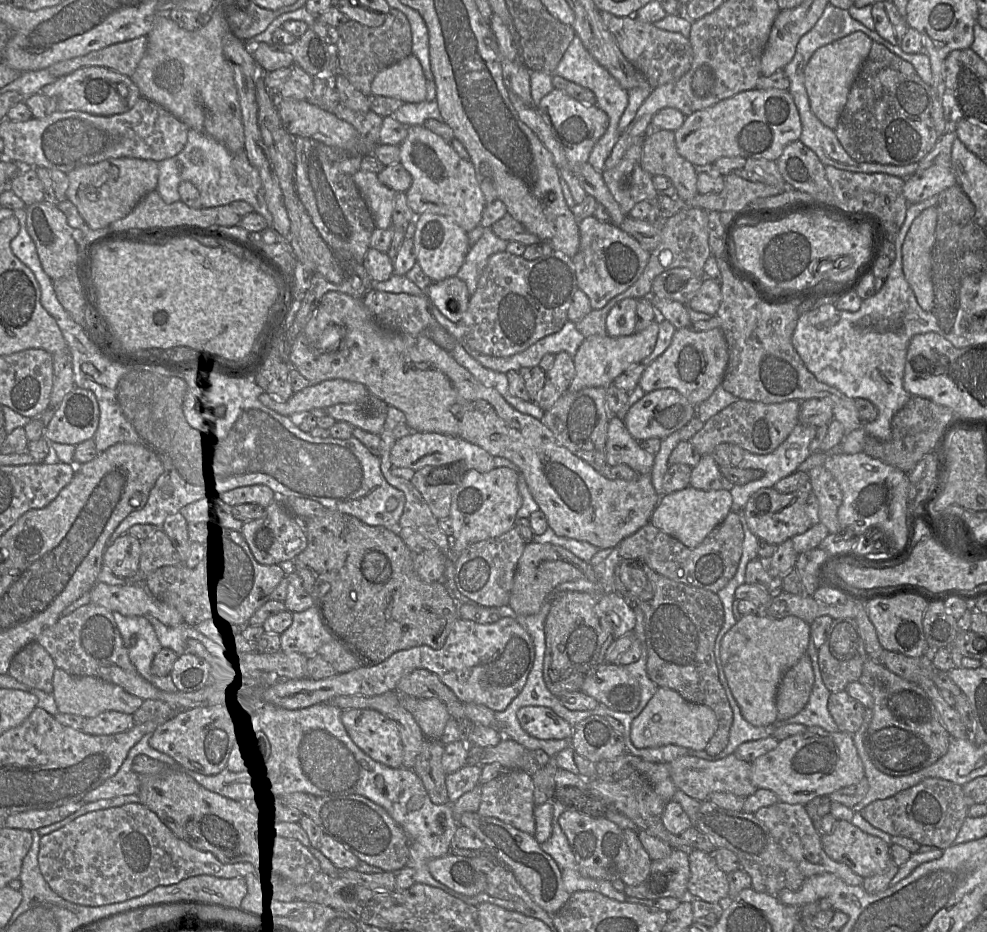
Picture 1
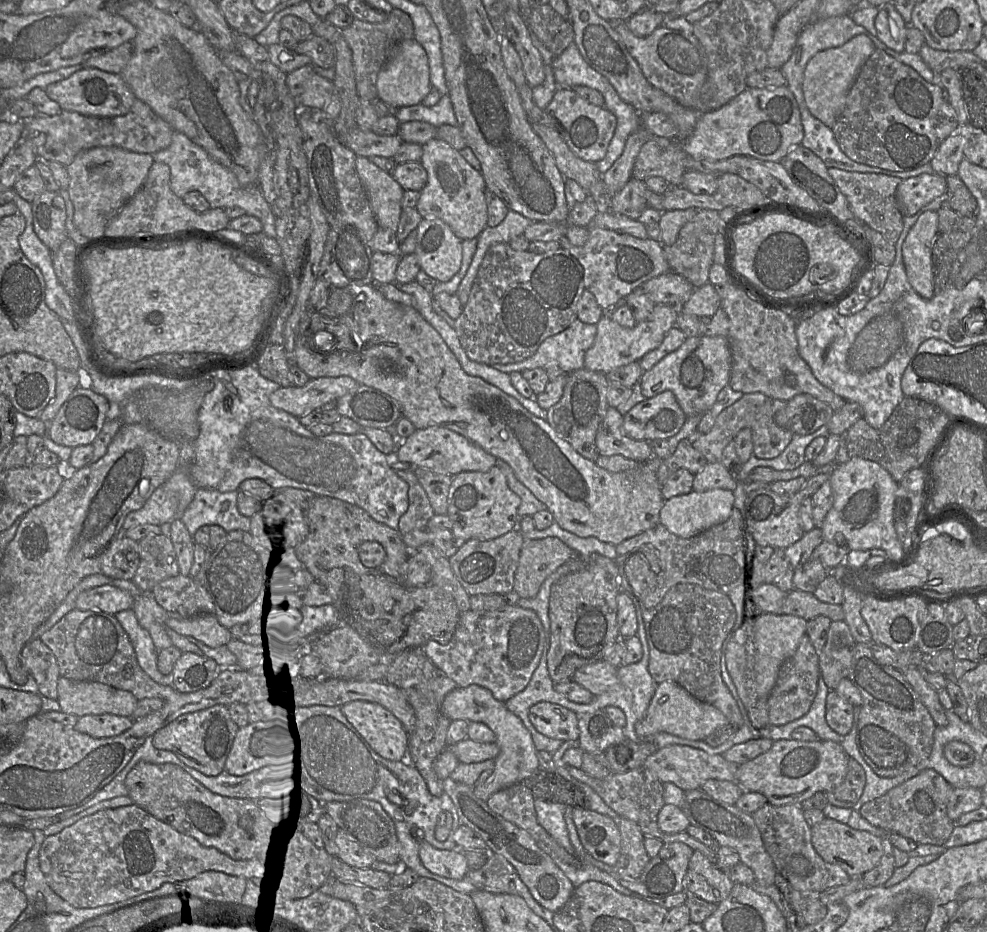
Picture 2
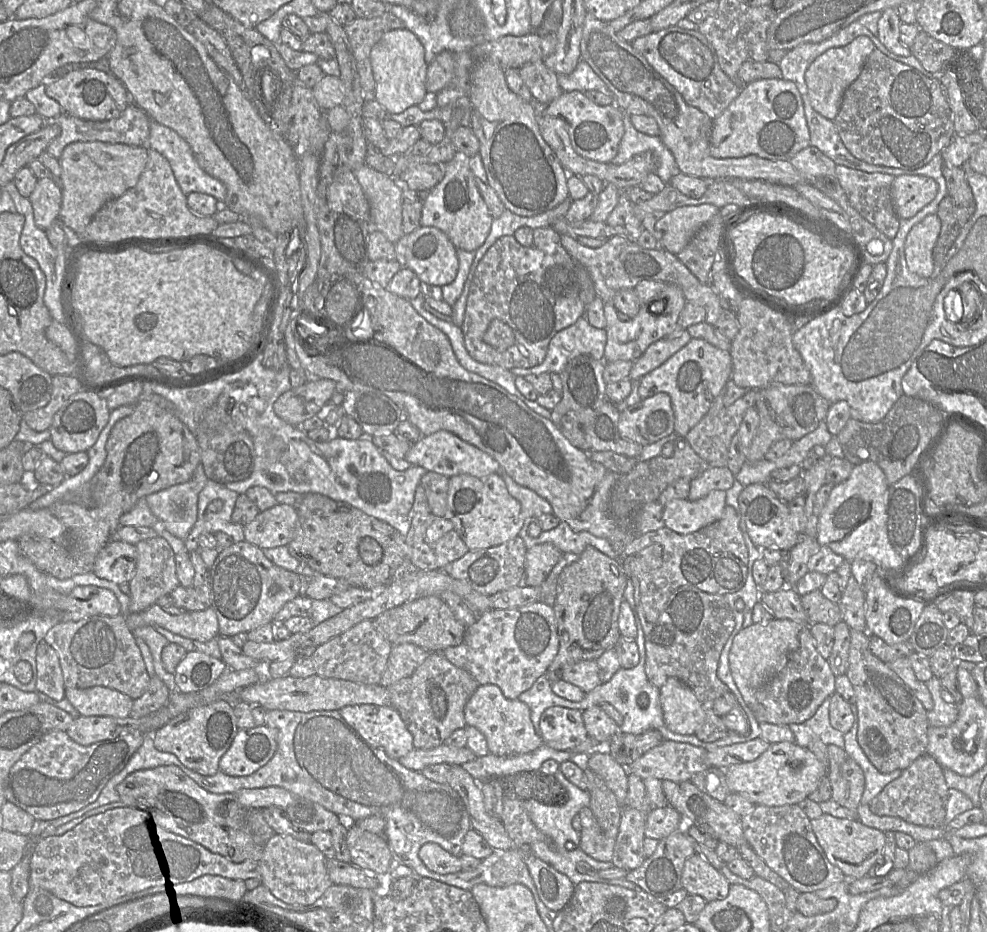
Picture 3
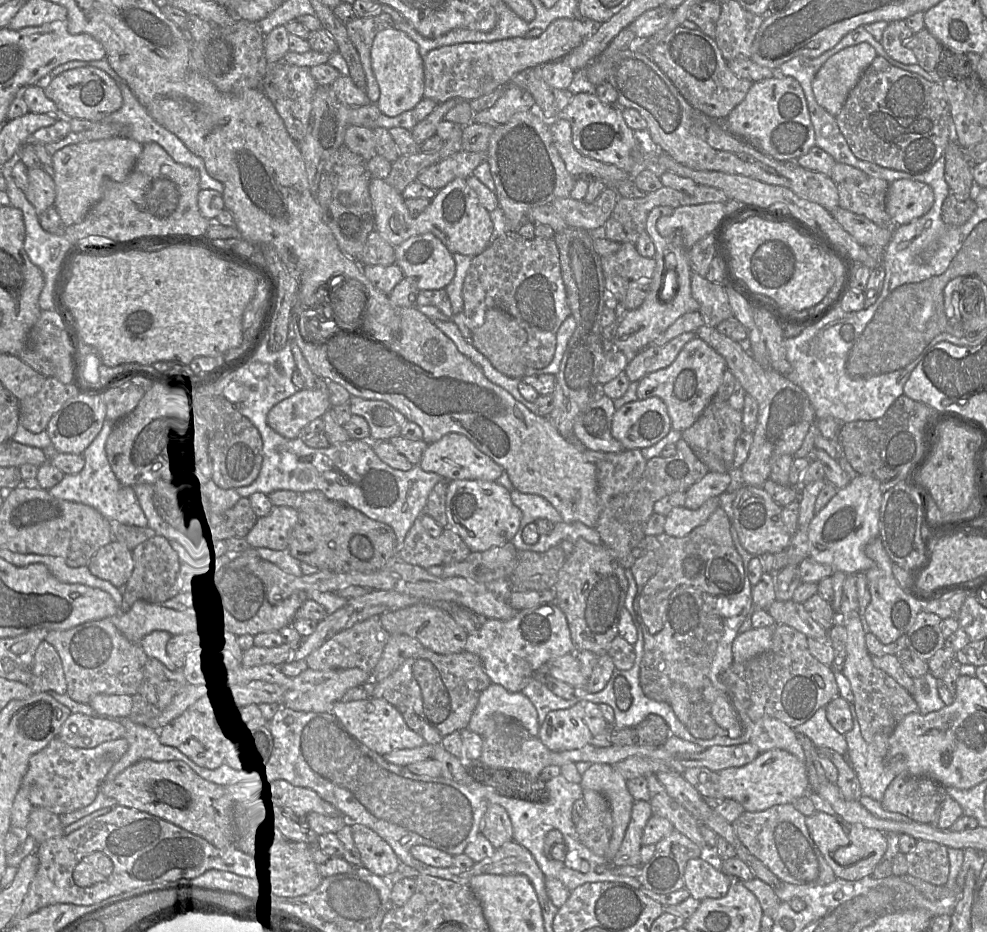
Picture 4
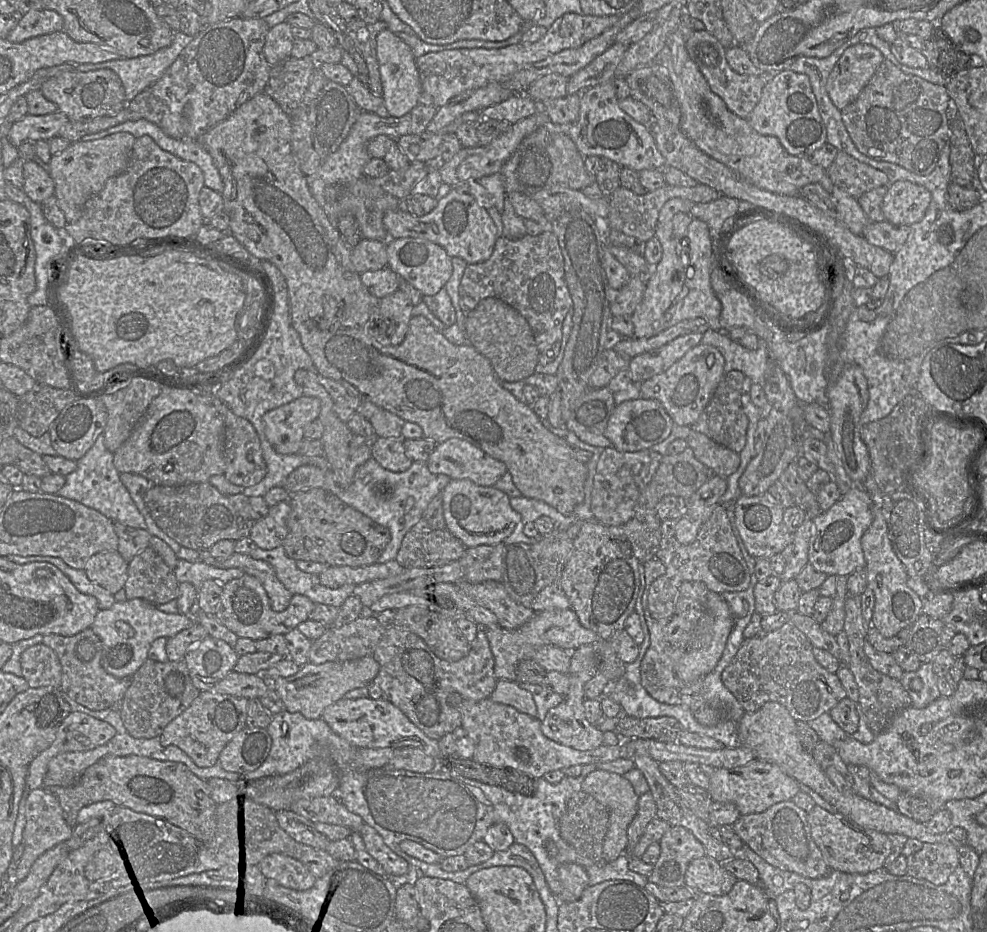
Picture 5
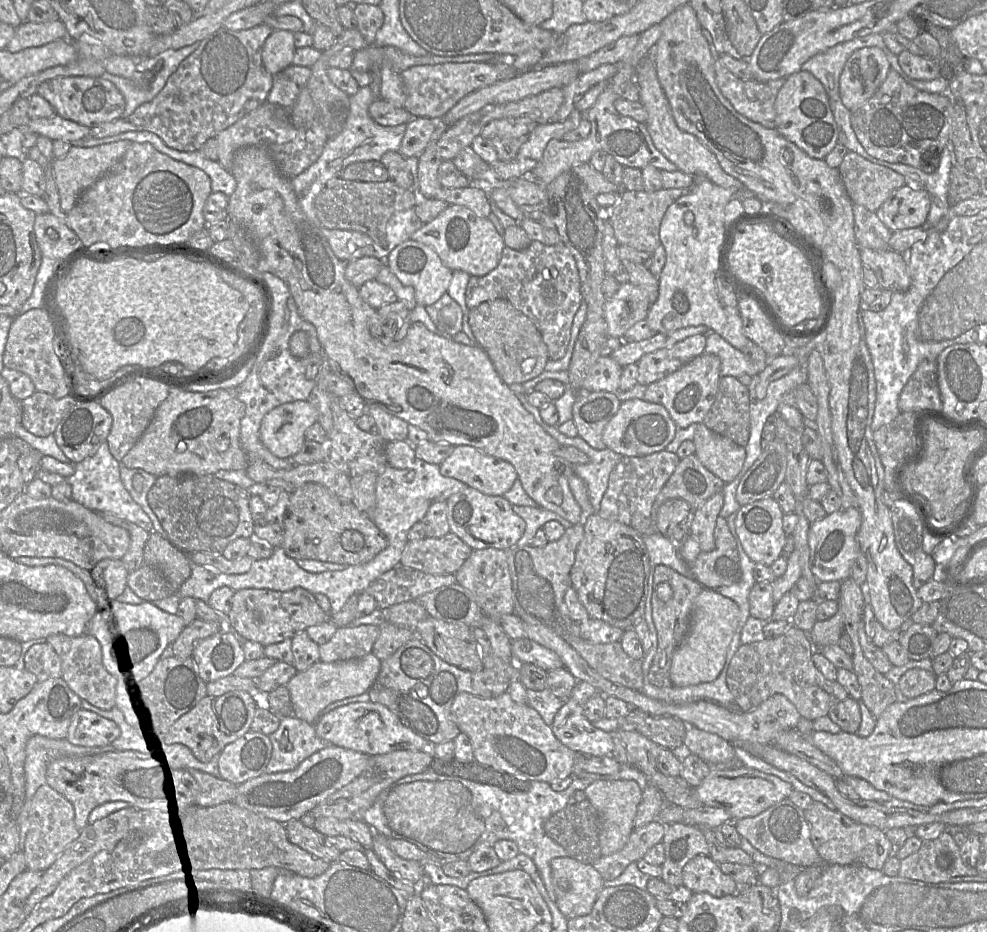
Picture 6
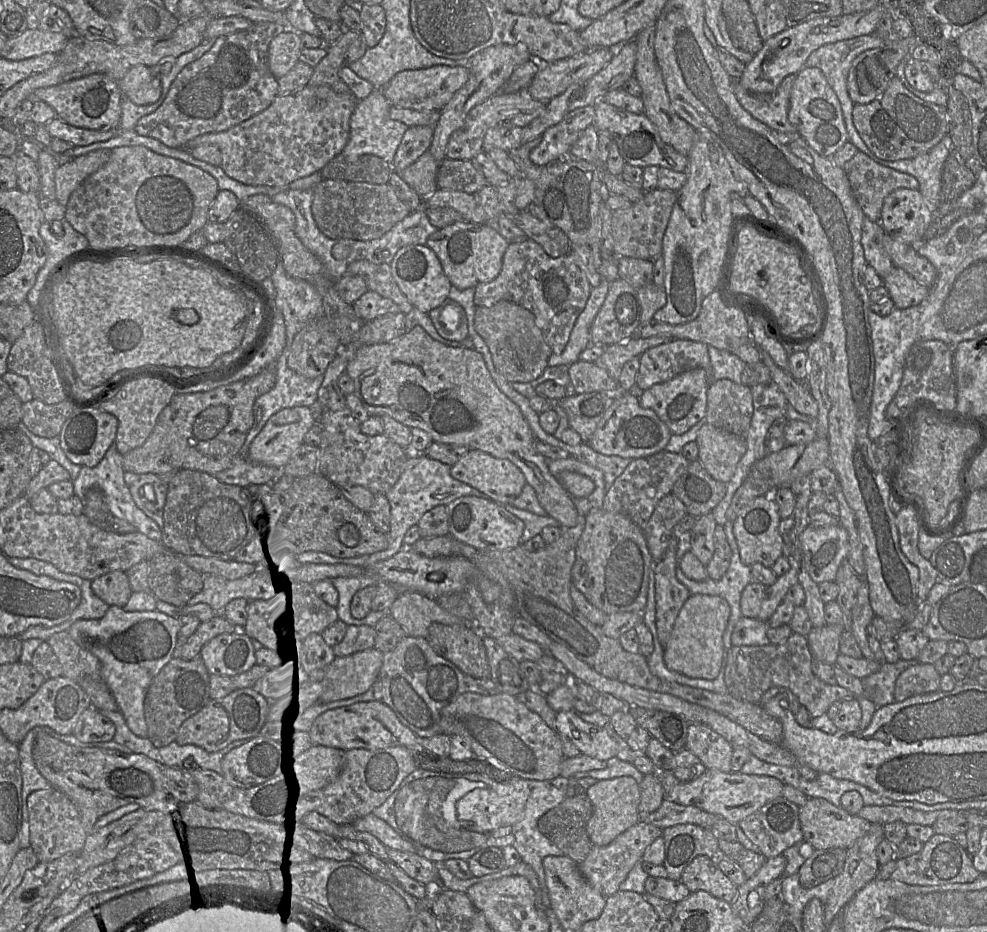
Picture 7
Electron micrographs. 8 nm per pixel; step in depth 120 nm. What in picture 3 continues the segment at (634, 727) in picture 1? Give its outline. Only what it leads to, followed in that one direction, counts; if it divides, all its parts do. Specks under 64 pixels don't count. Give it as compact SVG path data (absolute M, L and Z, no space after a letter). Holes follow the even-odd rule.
M670 677L659 688L665 726L681 735L692 735L705 720L705 712L693 691L679 679Z

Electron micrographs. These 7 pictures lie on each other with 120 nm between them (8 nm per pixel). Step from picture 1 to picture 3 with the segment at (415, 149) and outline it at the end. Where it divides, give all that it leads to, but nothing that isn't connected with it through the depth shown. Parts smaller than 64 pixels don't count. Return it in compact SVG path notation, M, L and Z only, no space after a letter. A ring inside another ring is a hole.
M456 154L443 168L443 179L429 191L423 202L420 226L440 229L457 249L476 251L489 235L493 218L478 190L468 158Z

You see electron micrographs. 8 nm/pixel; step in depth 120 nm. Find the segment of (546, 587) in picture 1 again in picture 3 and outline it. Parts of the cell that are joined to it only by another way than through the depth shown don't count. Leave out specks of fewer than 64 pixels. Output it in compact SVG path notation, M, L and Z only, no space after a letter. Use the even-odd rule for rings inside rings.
M551 543L537 544L528 548L525 554L522 585L540 587L553 567L559 562L562 554Z

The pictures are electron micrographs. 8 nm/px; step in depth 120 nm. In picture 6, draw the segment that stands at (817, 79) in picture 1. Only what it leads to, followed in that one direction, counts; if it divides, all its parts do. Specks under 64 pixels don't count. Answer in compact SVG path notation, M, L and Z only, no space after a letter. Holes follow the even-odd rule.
M877 47L854 51L839 78L839 93L844 106L856 109L866 102L886 79L890 70L887 56Z

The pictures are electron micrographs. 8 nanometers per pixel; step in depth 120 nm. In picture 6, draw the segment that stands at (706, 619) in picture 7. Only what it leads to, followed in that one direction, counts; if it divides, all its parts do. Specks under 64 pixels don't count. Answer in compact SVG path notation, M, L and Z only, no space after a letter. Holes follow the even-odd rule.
M704 588L694 600L687 634L672 657L670 678L673 685L685 687L715 680L725 664L738 622L737 604L713 589Z

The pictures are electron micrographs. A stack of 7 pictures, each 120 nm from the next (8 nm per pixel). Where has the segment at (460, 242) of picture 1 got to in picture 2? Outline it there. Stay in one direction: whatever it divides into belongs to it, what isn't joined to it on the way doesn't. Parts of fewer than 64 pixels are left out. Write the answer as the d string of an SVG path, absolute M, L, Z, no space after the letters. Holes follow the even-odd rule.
M423 218L416 232L414 254L420 270L438 282L450 280L461 267L462 240L437 218Z

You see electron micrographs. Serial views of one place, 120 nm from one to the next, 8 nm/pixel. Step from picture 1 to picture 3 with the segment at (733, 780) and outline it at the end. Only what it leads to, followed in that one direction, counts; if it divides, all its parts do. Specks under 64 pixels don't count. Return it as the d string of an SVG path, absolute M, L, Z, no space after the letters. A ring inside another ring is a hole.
M663 740L659 745L651 748L633 762L627 769L629 773L633 773L641 779L656 778L659 780L684 782L689 781L695 773L709 767L706 762L706 754L707 751L701 747L688 743Z

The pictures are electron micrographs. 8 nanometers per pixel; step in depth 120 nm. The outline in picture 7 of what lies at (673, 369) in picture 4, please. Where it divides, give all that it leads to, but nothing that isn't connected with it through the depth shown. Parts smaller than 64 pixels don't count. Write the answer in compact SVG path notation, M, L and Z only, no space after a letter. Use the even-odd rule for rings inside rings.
M702 368L683 372L673 379L655 384L644 390L639 397L640 405L652 409L668 426L672 434L684 434L692 426L705 418L707 411L708 375Z

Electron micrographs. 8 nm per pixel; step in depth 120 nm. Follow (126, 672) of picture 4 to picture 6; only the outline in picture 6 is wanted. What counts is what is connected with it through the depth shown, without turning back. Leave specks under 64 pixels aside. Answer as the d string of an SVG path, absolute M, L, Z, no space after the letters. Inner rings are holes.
M87 633L77 637L54 634L46 638L46 643L52 646L61 659L63 680L81 700L102 710L115 707L115 679L103 665L101 647L95 637Z

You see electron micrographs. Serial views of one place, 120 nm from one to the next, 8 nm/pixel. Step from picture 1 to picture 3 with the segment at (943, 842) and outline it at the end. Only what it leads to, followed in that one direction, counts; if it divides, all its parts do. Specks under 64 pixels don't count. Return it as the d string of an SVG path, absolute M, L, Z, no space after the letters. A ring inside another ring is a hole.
M923 754L901 772L901 775L886 785L883 790L868 804L877 816L898 817L908 823L931 828L944 828L946 797L948 786L945 782L943 769L933 757Z

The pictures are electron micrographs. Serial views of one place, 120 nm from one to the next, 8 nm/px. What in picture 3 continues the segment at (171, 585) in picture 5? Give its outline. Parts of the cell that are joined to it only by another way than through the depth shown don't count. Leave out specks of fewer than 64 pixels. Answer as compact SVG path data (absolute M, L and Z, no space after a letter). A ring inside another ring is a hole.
M157 535L142 540L135 546L137 550L136 570L128 582L129 613L146 610L155 604L159 598L170 595L180 585L176 573L175 554L164 538Z

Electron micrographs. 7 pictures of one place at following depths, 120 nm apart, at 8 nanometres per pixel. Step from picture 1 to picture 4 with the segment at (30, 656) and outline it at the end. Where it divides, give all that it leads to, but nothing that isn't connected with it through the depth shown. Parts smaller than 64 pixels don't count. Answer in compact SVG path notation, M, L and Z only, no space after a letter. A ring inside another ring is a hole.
M44 640L36 648L31 678L27 685L34 693L47 691L66 693L61 659L55 648Z

